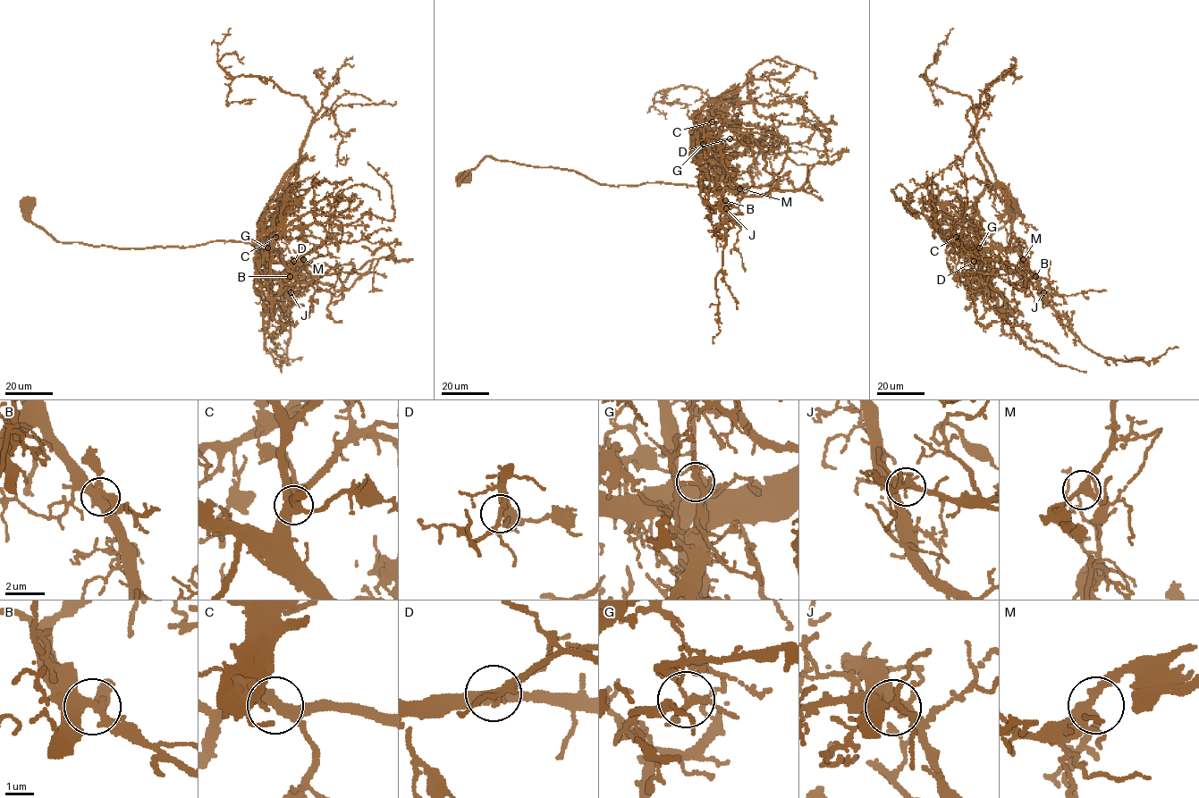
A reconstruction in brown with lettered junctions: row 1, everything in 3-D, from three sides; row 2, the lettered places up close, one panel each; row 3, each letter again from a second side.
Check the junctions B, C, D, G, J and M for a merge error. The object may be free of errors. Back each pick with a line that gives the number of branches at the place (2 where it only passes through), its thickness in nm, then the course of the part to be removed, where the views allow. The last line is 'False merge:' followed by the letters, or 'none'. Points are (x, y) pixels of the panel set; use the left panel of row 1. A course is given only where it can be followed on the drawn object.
G: branches 7; calibre 220 nm; course (267, 247), (256, 261), (255, 288), (268, 314), (264, 347), (282, 372)
False merge: G

